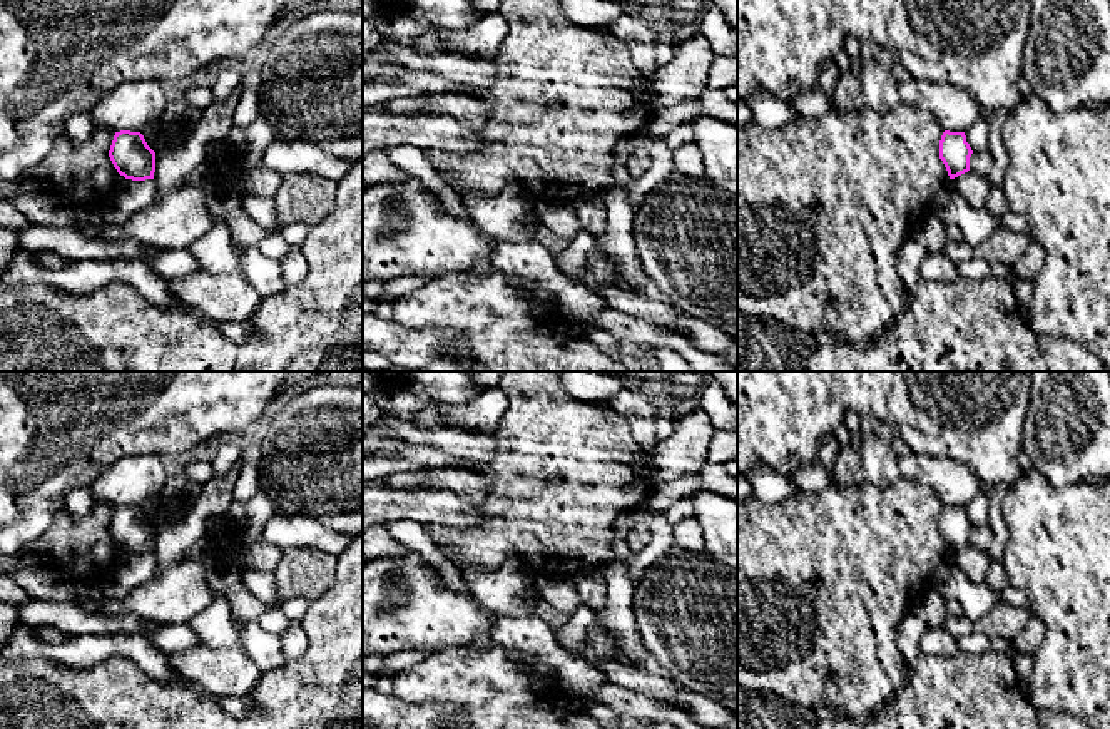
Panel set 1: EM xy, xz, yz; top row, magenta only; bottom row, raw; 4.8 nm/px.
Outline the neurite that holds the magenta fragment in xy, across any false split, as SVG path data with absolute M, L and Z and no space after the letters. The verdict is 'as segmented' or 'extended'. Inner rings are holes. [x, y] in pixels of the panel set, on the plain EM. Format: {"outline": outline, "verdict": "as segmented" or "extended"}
{"outline": "M115 507L109 532L120 550L132 555L154 553L155 527L140 507Z", "verdict": "as segmented"}

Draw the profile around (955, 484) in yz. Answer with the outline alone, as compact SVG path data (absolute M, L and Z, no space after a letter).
M908 453L899 456L901 478L929 488L943 505L965 507L983 492L976 473L965 463L946 456Z

